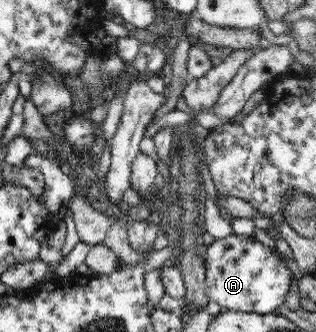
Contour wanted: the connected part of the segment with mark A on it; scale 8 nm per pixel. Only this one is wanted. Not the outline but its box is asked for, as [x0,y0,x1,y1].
[206,235,291,314]

